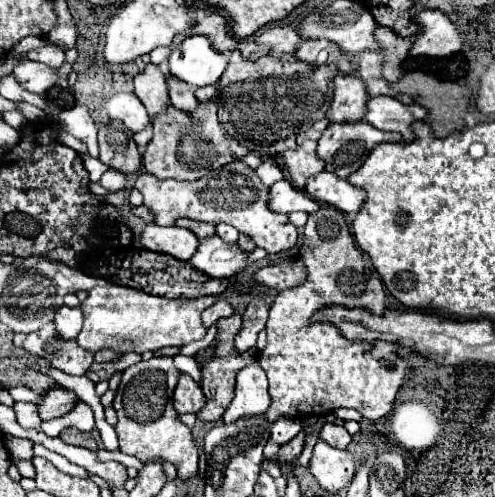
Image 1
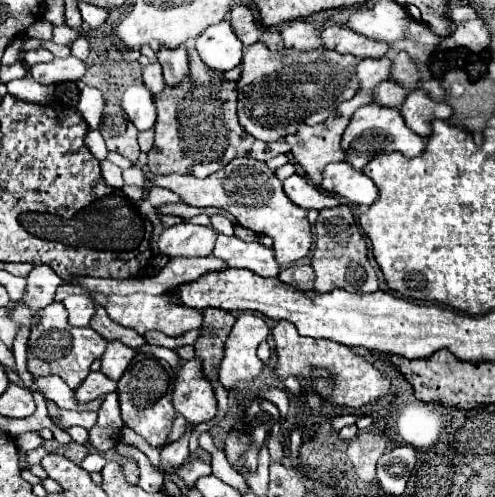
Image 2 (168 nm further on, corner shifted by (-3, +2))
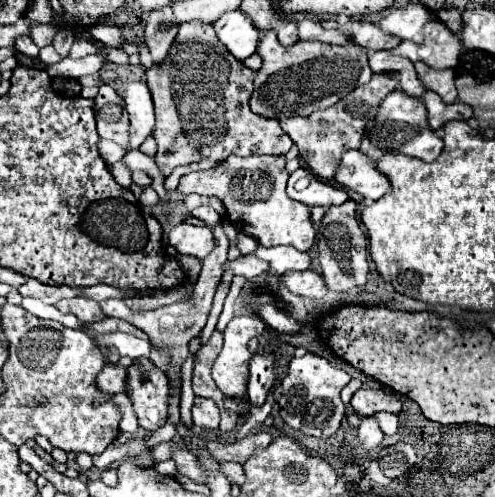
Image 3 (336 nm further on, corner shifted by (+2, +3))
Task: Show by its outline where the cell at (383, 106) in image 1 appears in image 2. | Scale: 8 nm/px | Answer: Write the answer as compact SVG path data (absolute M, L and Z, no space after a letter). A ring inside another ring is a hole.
M415 90L407 96L407 100L401 106L401 112L405 116L407 126L417 132L419 136L427 138L431 134L431 122L435 118L449 118L453 110L445 104L437 104L435 100L429 98L427 92Z

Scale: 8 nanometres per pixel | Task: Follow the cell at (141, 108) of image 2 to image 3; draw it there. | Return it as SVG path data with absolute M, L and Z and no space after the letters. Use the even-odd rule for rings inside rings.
M134 81L124 91L126 111L130 115L130 149L138 149L144 137L154 131L154 107L146 81Z

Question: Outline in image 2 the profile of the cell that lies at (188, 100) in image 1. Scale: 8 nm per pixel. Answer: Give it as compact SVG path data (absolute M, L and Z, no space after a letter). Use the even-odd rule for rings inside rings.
M161 46L157 50L157 58L159 58L159 64L163 66L163 76L167 86L177 86L189 74L185 46L177 46L177 48Z

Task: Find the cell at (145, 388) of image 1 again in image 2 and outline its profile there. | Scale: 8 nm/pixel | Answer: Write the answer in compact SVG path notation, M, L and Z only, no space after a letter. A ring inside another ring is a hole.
M135 354L131 360L129 368L117 382L117 394L119 394L119 404L121 404L121 414L123 422L133 428L137 434L141 434L151 446L163 446L169 432L171 424L175 420L175 408L171 402L173 388L169 388L175 380L175 372L167 362L159 362L153 356L147 354Z

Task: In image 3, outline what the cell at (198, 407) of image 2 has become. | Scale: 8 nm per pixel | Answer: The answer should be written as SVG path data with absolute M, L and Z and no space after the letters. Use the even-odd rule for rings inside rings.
M196 397L192 407L192 417L194 417L194 423L204 429L216 429L220 425L220 409L218 405L214 405L212 399Z

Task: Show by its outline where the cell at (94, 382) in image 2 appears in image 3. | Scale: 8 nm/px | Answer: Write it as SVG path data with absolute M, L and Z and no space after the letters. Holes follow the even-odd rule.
M106 365L96 377L96 387L104 393L124 391L124 387L126 387L126 369L116 367L116 365Z

